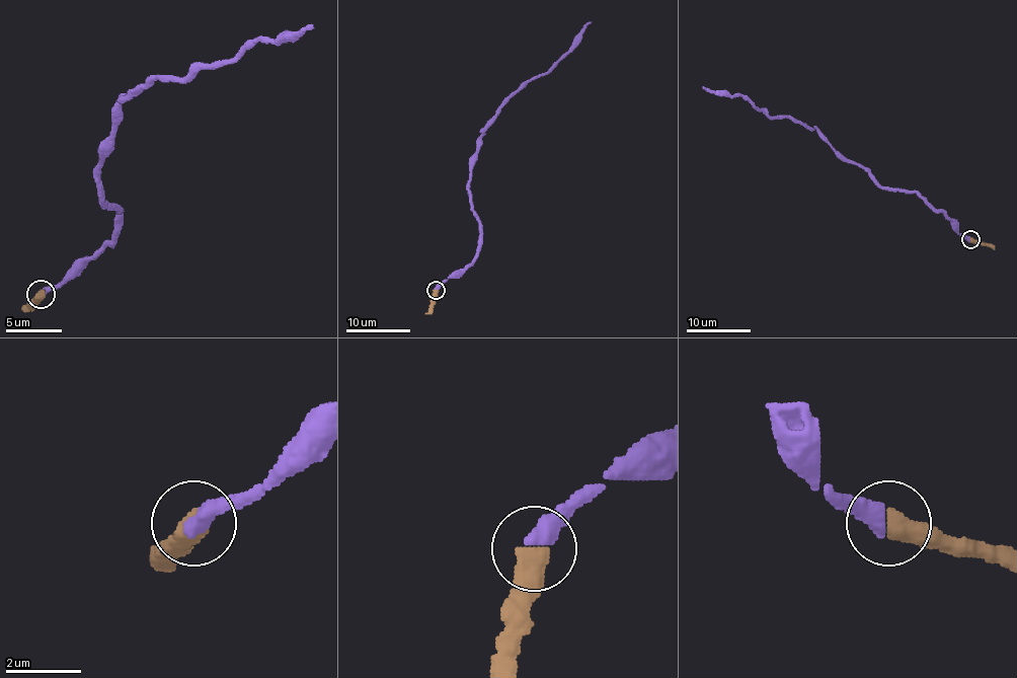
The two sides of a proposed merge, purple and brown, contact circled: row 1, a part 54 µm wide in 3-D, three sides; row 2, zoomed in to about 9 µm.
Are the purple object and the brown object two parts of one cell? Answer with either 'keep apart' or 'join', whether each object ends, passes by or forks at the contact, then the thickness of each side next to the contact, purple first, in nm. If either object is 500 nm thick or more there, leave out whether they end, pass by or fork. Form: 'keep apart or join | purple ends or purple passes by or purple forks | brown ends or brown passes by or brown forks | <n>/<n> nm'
join | 500/600 nm

